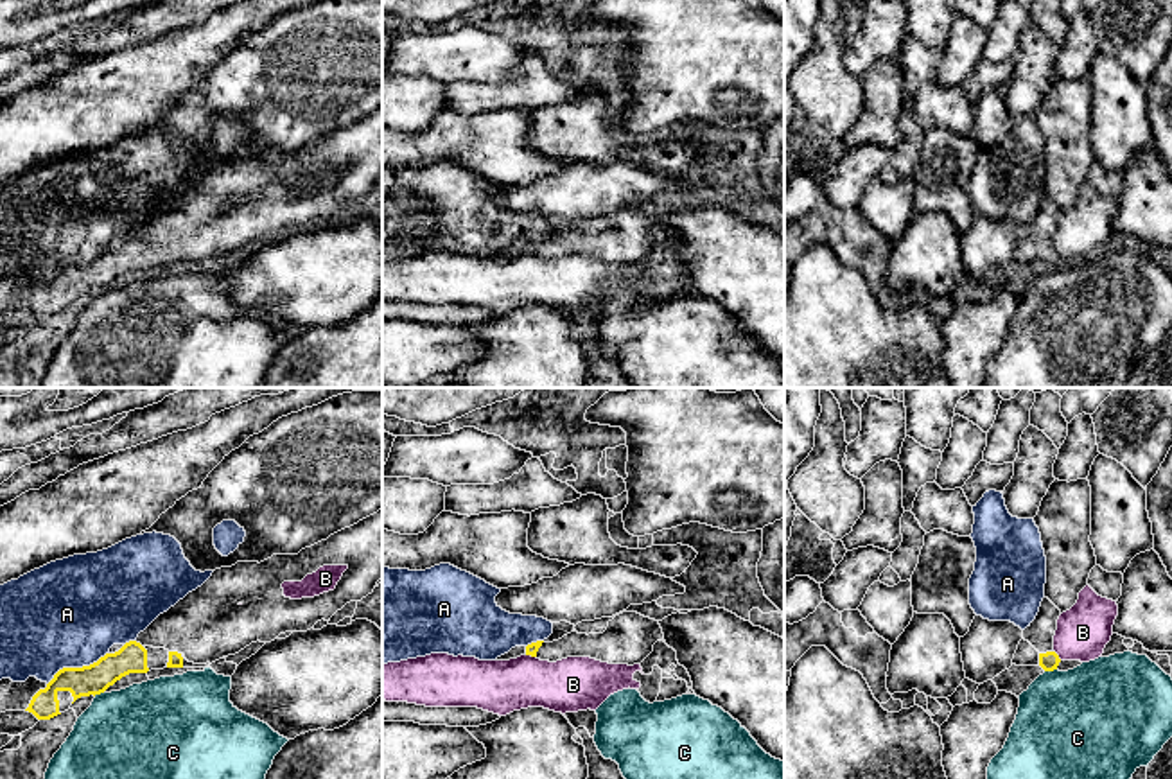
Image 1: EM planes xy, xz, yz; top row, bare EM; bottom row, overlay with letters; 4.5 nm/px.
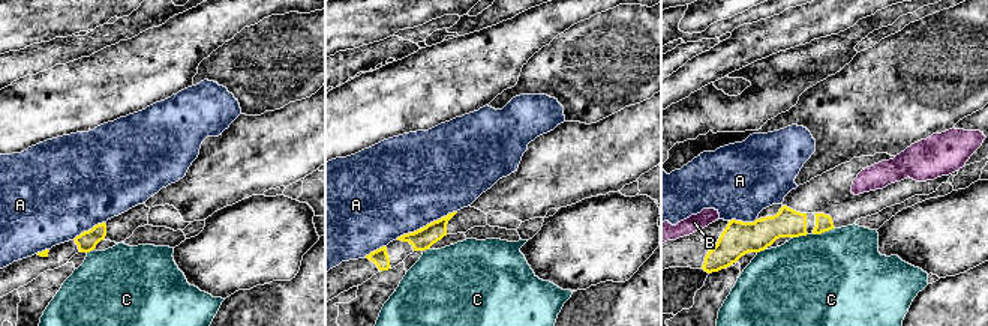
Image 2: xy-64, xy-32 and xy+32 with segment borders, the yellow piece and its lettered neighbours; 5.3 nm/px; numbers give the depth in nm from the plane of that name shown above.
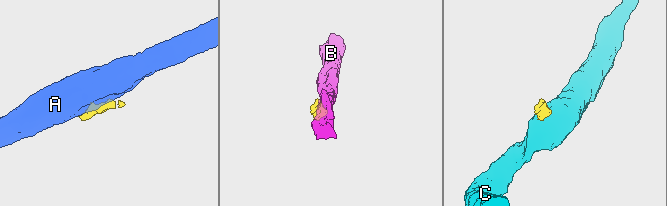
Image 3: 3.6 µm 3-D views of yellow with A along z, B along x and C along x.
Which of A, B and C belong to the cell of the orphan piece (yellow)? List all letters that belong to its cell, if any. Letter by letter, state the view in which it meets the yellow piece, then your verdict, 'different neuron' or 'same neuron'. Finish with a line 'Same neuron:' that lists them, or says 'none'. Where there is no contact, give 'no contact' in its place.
A: xy | different neuron
B: yz | different neuron
C: yz | different neuron
Same neuron: none

